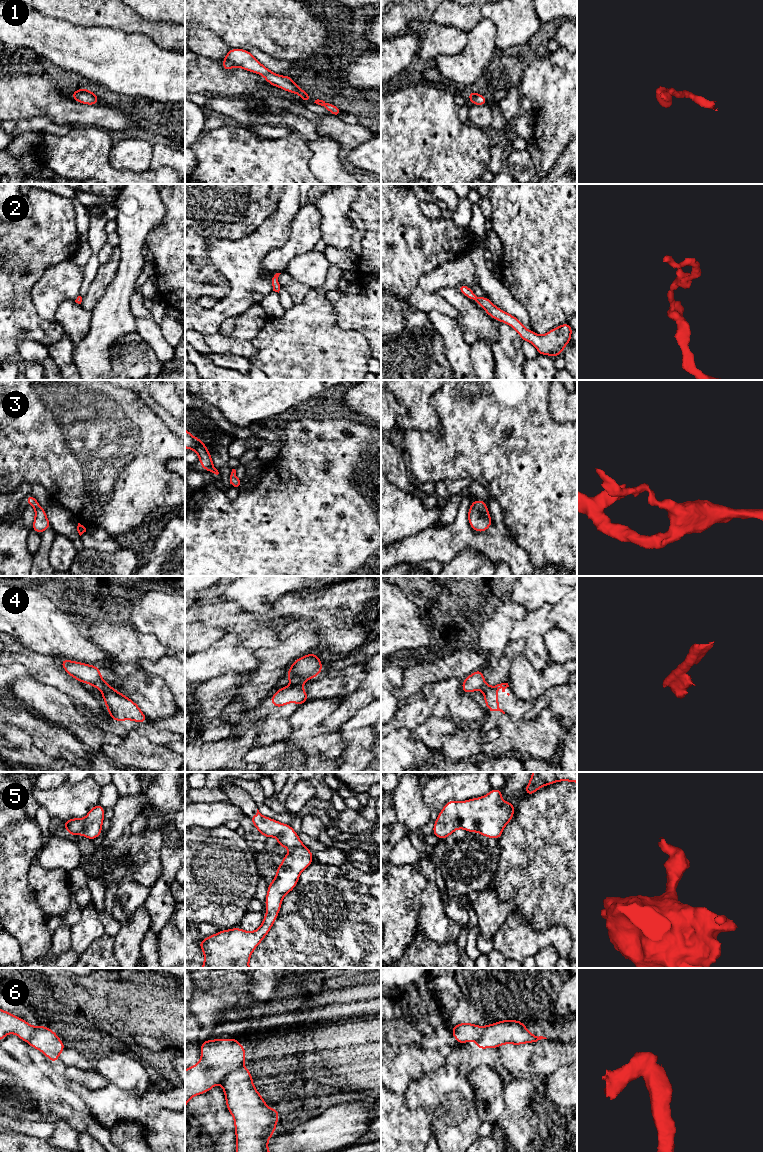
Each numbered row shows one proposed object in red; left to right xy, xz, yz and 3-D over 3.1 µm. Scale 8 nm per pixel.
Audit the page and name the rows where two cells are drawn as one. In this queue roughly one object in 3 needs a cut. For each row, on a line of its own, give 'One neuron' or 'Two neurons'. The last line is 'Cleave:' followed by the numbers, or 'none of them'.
1: One neuron
2: One neuron
3: One neuron
4: Two neurons
5: One neuron
6: Two neurons
Cleave: 4, 6

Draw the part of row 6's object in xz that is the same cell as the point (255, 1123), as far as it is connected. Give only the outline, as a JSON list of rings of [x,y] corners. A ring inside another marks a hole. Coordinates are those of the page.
[[[244,1065],[228,1073],[221,1086],[234,1118],[236,1152],[269,1152],[268,1140],[276,1130],[278,1109],[267,1106]]]

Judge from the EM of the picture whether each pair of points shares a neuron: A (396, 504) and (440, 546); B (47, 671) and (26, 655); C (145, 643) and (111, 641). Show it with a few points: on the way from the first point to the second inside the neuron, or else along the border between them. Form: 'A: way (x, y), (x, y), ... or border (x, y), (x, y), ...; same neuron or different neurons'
A: border (438, 526), (425, 528), (402, 540); different neurons
B: way (42, 667), (31, 660); same neuron
C: way (137, 644), (123, 644), (119, 641); same neuron

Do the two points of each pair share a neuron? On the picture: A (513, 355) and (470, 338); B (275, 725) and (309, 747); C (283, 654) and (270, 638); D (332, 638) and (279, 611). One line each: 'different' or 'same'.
A: different
B: different
C: different
D: same

